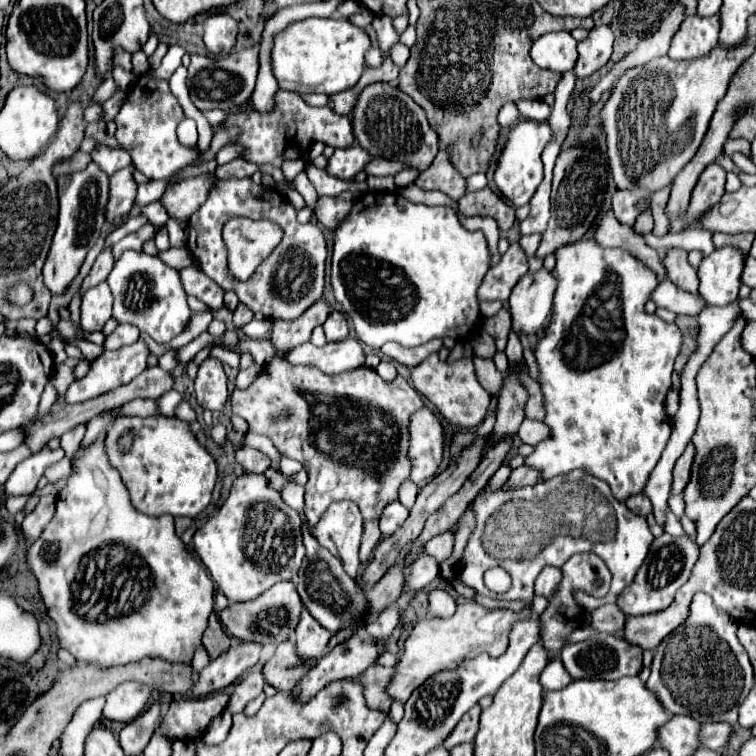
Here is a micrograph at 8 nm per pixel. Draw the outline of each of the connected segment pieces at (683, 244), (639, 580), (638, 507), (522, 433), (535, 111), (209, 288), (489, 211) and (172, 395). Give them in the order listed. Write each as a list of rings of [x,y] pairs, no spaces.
[[[687,229],[677,234],[667,234],[657,237],[653,233],[644,236],[646,243],[656,249],[661,257],[666,249],[681,248],[690,252],[699,250],[703,256],[708,256],[714,251],[715,246],[712,241],[712,233],[704,229]]]
[[[662,533],[660,537],[656,537],[652,541],[650,553],[648,553],[642,569],[638,571],[634,585],[630,585],[630,589],[622,591],[622,597],[618,599],[618,607],[626,615],[646,615],[646,613],[666,609],[674,601],[676,591],[688,581],[696,559],[698,559],[698,545],[692,537],[688,537],[688,535],[672,537],[668,533]]]
[[[638,493],[638,495],[630,497],[630,501],[626,501],[626,507],[628,507],[630,511],[634,511],[634,513],[642,515],[642,517],[648,517],[648,515],[652,513],[650,499],[648,499],[646,495],[642,495],[642,493]]]
[[[524,419],[516,433],[516,437],[528,445],[536,445],[538,441],[542,441],[548,435],[550,435],[550,429],[542,421],[532,421],[532,419]]]
[[[518,101],[516,105],[518,105],[522,117],[532,119],[532,121],[548,121],[548,117],[552,113],[552,107],[546,105],[544,101]]]
[[[196,265],[184,267],[180,271],[180,277],[188,295],[202,299],[212,309],[224,307],[224,289],[218,283],[214,283],[210,277],[206,277]]]
[[[484,187],[482,191],[466,193],[464,197],[460,197],[458,213],[464,217],[474,217],[474,215],[494,217],[502,231],[508,231],[516,221],[514,207],[510,207],[506,201],[502,201],[490,187]]]
[[[168,391],[164,393],[160,399],[158,399],[158,407],[160,407],[160,415],[166,415],[166,417],[172,417],[174,415],[174,409],[176,405],[182,401],[182,395],[178,391]]]

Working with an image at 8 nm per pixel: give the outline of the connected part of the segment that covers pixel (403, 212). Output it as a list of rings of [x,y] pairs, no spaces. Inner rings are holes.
[[[368,193],[362,195],[356,203],[354,209],[350,211],[350,217],[346,217],[346,221],[338,227],[336,237],[334,237],[334,255],[332,255],[332,287],[334,287],[334,295],[336,301],[342,305],[346,317],[350,317],[358,339],[374,349],[380,349],[384,343],[388,341],[396,341],[404,347],[418,347],[424,345],[432,339],[442,339],[442,337],[454,337],[454,339],[462,339],[466,335],[470,335],[472,329],[478,329],[478,321],[480,321],[480,307],[478,307],[478,299],[476,299],[476,291],[486,275],[490,267],[490,253],[486,247],[486,237],[482,231],[468,231],[460,225],[458,215],[452,211],[452,207],[448,205],[438,205],[438,207],[428,207],[428,205],[416,205],[410,203],[406,199],[402,199],[396,193],[386,193],[386,203],[382,201],[380,195]]]

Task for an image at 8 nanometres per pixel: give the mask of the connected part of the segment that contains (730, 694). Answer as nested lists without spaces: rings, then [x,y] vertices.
[[[696,593],[690,605],[688,621],[682,623],[674,633],[670,633],[670,637],[666,637],[658,645],[652,667],[650,667],[652,673],[646,681],[648,689],[652,689],[660,697],[664,709],[668,709],[670,713],[690,715],[700,723],[708,723],[708,721],[736,723],[738,707],[742,705],[742,701],[746,699],[748,691],[754,685],[752,665],[750,665],[746,649],[740,645],[736,637],[736,629],[738,629],[736,621],[732,621],[732,617],[726,617],[726,613],[720,613],[720,609],[716,609],[716,605],[710,601],[708,595]]]

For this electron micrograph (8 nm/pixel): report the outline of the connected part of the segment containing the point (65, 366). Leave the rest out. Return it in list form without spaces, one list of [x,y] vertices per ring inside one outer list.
[[[66,359],[64,363],[58,363],[56,367],[54,367],[54,385],[56,385],[56,389],[58,389],[58,395],[62,395],[66,389],[68,389],[68,385],[76,379],[74,377],[74,367],[80,363],[82,359]]]

